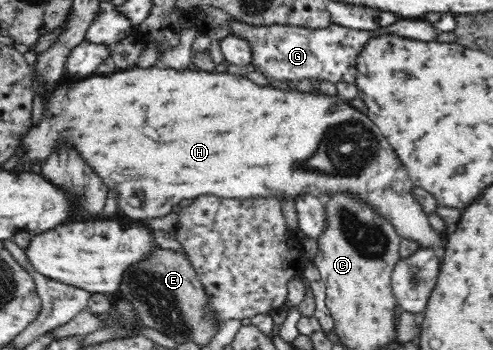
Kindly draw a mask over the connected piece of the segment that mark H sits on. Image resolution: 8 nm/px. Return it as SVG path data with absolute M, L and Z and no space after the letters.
M159 64L156 66L153 66L149 68L149 70L141 70L139 67L133 67L130 69L125 70L117 70L114 73L111 73L111 76L103 75L103 76L97 76L93 75L92 77L89 77L82 81L74 81L71 84L61 85L57 86L50 94L47 96L47 104L43 106L43 114L41 117L41 120L36 123L32 124L31 128L27 130L27 134L23 134L21 138L21 142L19 142L18 150L23 148L23 152L25 152L25 162L27 164L35 164L35 162L45 162L49 156L51 156L51 152L57 148L57 146L61 146L61 138L63 140L67 140L69 144L73 144L75 148L77 148L77 152L83 156L83 160L101 176L101 180L105 182L105 186L109 188L109 190L113 190L115 194L117 194L117 202L119 202L119 210L123 212L125 210L125 216L129 216L129 218L135 218L135 221L142 223L144 219L146 218L155 218L157 216L163 216L169 212L171 212L171 208L173 206L177 206L181 200L185 200L185 198L191 200L194 198L197 198L201 195L212 195L213 197L219 197L219 198L255 198L255 197L263 197L265 196L277 196L279 199L283 198L283 196L286 196L286 198L293 198L295 199L295 196L299 196L299 194L303 194L307 192L307 188L309 186L317 186L319 190L321 190L323 196L327 194L333 194L333 192L350 192L351 194L356 194L358 198L361 200L364 200L364 202L368 202L371 206L374 206L376 208L376 211L379 214L382 214L383 218L386 218L394 227L395 230L400 234L402 238L405 238L407 240L413 240L417 242L419 248L437 248L442 245L443 240L445 241L445 234L439 232L436 229L433 229L431 227L431 224L429 223L429 219L427 219L428 214L425 214L425 211L421 208L421 205L415 200L414 194L411 193L411 190L413 190L413 183L411 182L411 179L407 176L407 169L405 169L405 165L400 161L400 159L397 157L397 154L394 152L392 147L389 144L389 141L383 136L383 133L379 129L376 128L375 123L368 117L368 115L362 114L361 112L357 111L355 108L351 107L349 103L347 103L347 100L344 100L343 98L339 97L329 97L321 95L321 93L301 93L301 92L294 92L291 90L291 92L281 92L281 90L277 90L277 88L271 88L271 86L267 86L267 88L261 88L261 86L257 86L257 84L253 84L251 80L247 80L247 78L243 78L243 76L235 76L235 74L217 74L217 72L191 72L191 70L173 70L173 68L159 68Z

